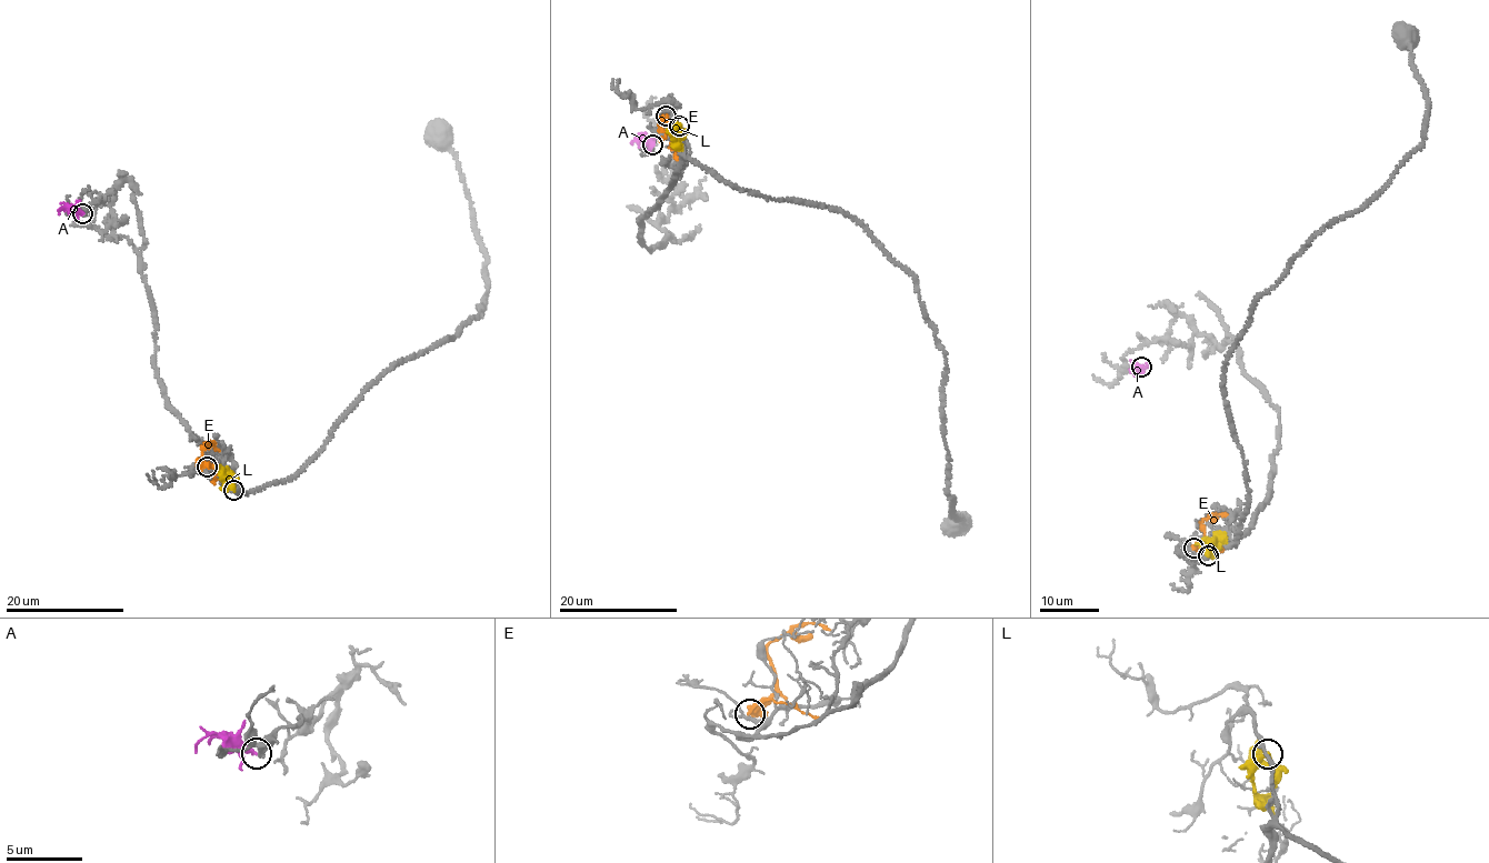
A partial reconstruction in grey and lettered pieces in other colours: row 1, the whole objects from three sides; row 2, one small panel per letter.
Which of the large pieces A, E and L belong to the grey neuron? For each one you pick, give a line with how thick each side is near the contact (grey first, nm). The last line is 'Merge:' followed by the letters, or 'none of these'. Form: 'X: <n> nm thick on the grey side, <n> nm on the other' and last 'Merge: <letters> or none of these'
A: 200 nm thick on the grey side, 240 nm on the other
Merge: A

